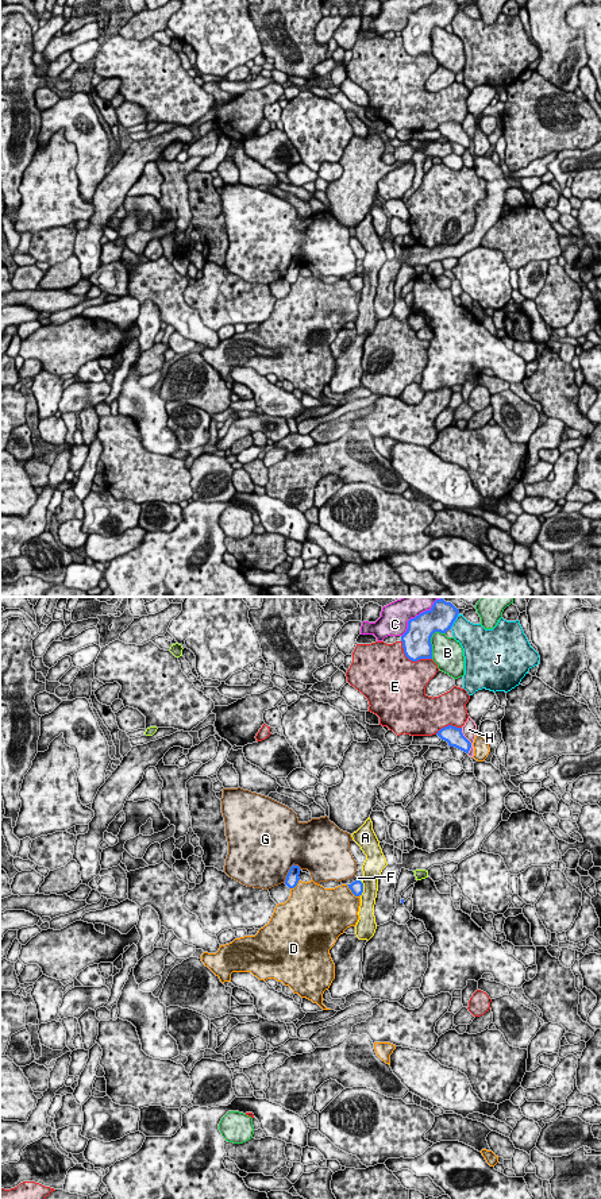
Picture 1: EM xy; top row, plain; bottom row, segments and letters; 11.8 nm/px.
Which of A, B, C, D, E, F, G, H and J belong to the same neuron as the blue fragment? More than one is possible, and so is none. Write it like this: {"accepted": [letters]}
{"accepted": []}

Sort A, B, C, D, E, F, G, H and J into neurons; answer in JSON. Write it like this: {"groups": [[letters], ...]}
{"groups": [["A"], ["B"], ["C"], ["D"], ["E"], ["F"], ["G"], ["H"], ["J"]]}

